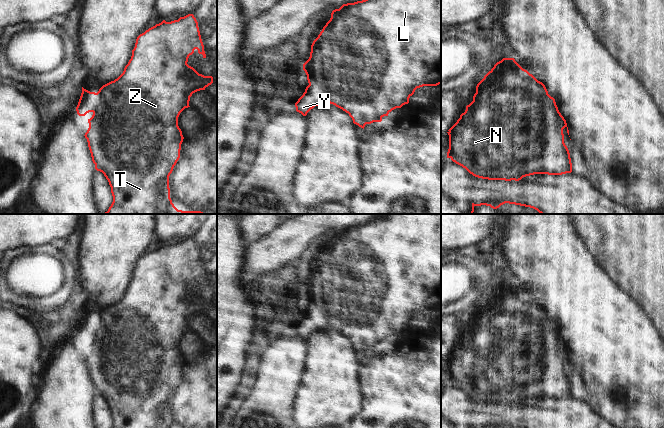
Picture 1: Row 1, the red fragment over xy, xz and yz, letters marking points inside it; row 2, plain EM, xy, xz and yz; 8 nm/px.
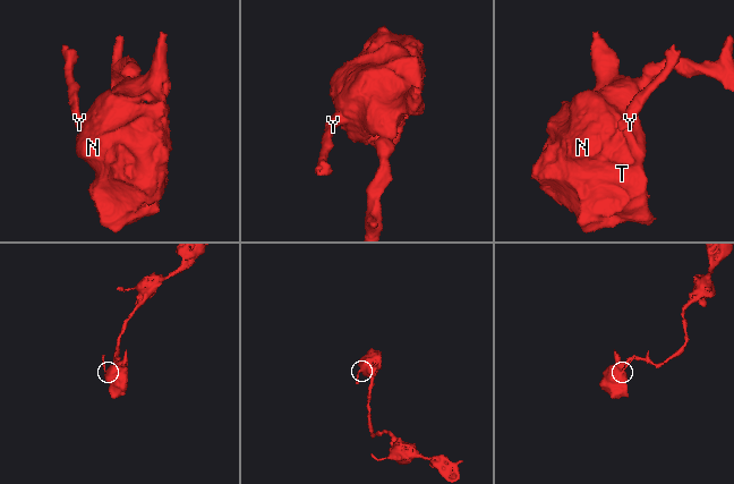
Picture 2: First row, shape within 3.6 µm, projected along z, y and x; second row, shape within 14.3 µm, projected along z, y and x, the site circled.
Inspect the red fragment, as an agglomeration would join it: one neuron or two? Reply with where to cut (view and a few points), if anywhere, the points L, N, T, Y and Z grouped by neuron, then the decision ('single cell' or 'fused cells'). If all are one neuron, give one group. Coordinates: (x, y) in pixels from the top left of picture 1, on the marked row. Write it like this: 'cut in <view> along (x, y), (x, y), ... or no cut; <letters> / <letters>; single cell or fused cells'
cut in xz along (309, 83), (318, 87), (325, 87), (328, 102); L N T Z / Y; fused cells

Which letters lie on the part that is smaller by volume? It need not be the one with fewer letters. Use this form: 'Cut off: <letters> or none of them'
Cut off: Y

